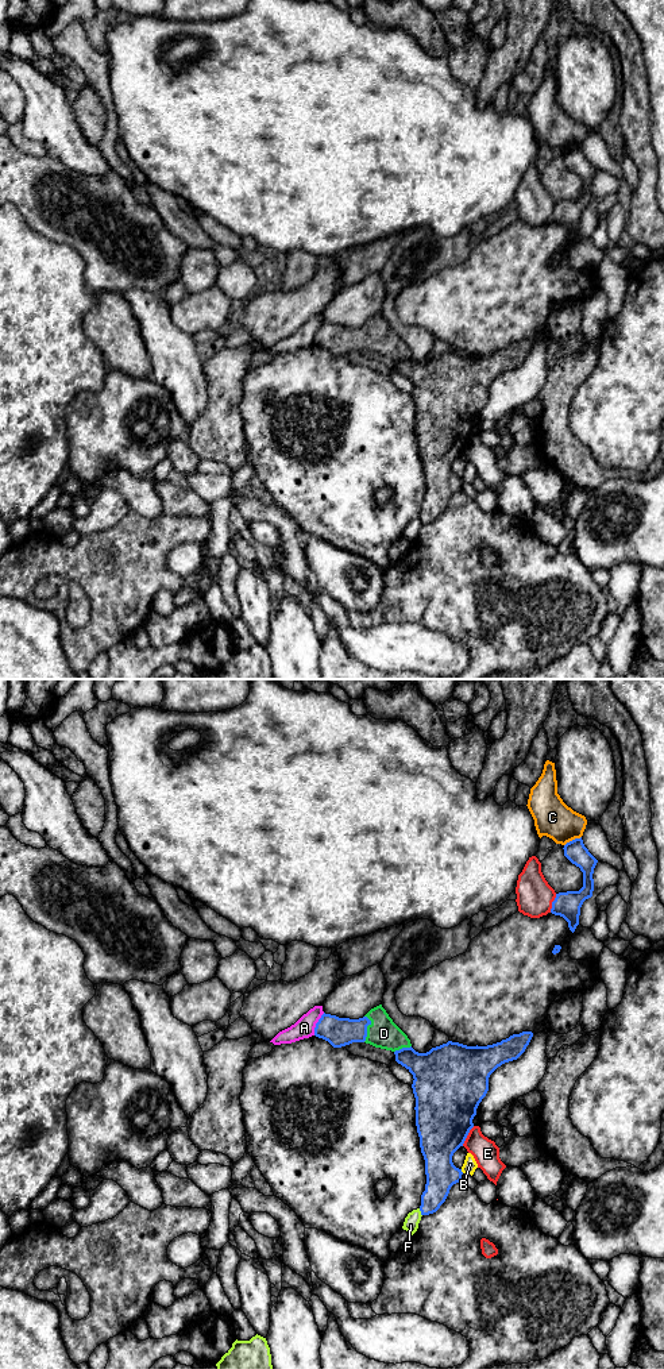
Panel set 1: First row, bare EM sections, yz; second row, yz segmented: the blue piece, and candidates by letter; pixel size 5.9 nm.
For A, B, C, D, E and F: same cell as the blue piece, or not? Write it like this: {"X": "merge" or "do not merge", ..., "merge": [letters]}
{"A": "do not merge", "B": "do not merge", "C": "do not merge", "D": "merge", "E": "do not merge", "F": "do not merge", "merge": ["D"]}

